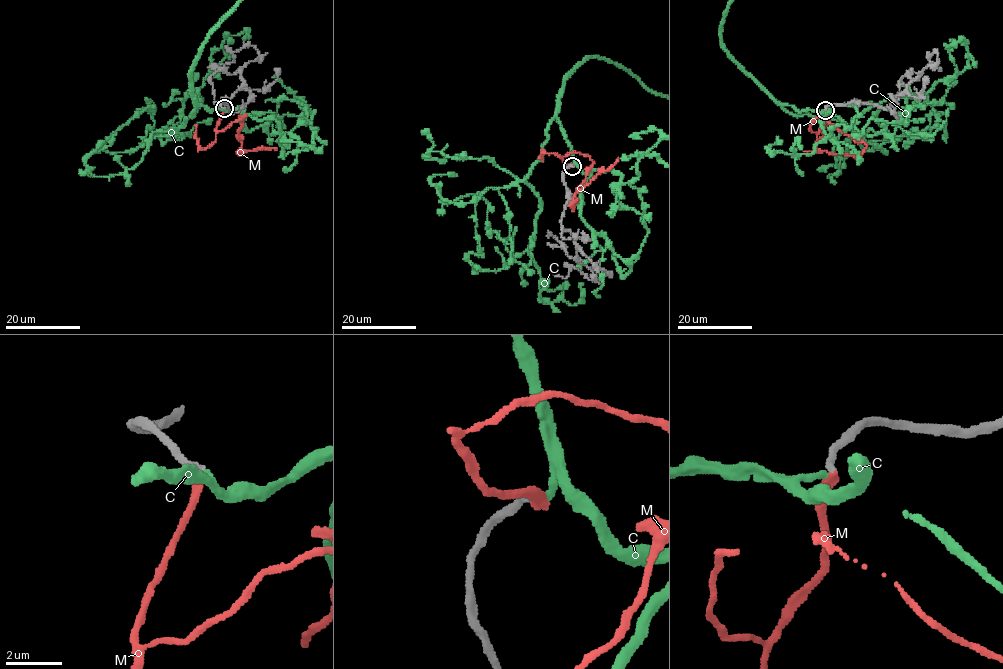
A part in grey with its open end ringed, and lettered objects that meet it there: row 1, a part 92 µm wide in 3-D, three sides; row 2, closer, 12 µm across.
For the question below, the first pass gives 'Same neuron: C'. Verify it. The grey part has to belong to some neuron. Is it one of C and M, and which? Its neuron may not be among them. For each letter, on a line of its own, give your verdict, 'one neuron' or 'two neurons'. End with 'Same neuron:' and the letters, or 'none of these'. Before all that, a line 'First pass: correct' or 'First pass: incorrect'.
First pass: correct
C: one neuron
M: two neurons
Same neuron: C

